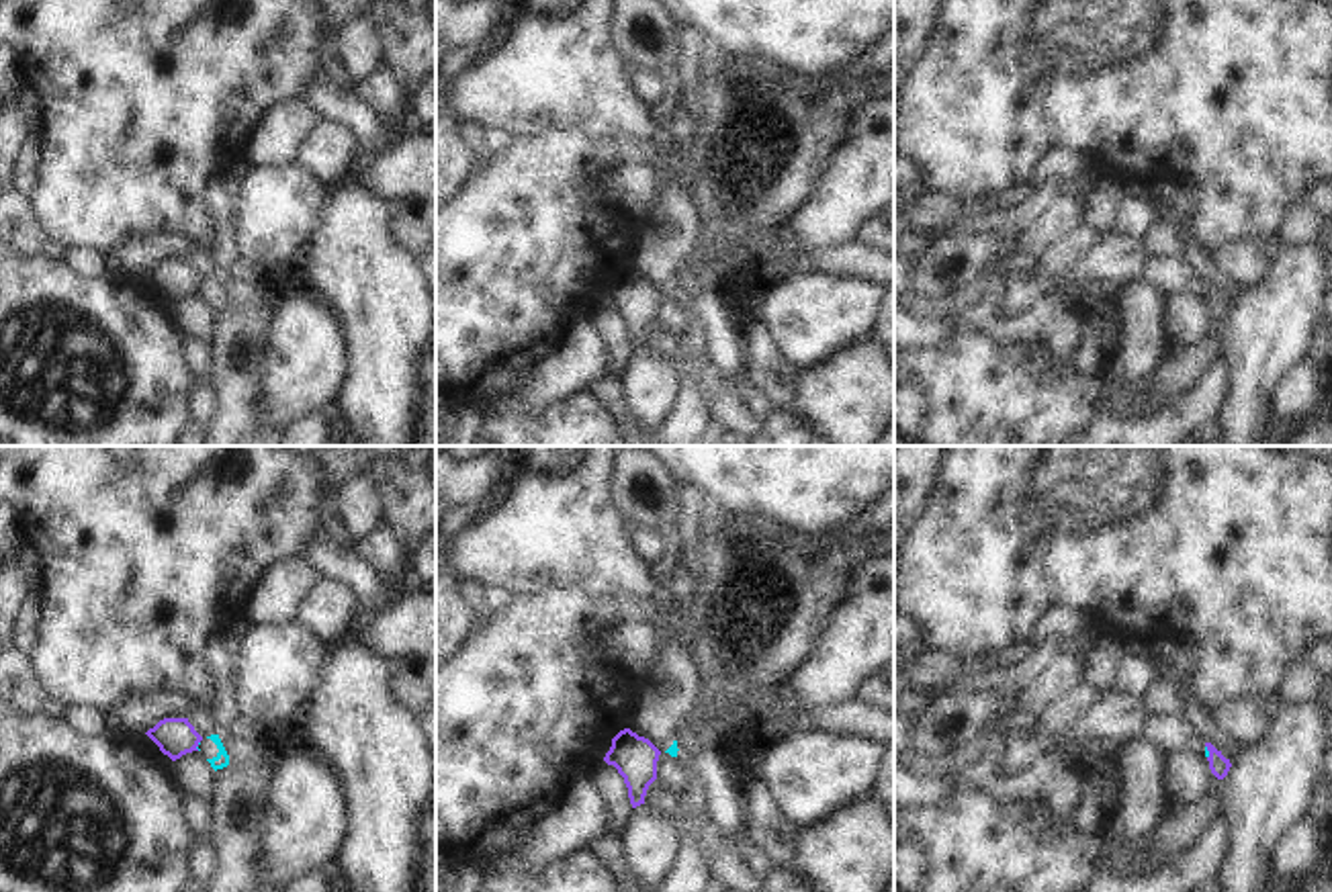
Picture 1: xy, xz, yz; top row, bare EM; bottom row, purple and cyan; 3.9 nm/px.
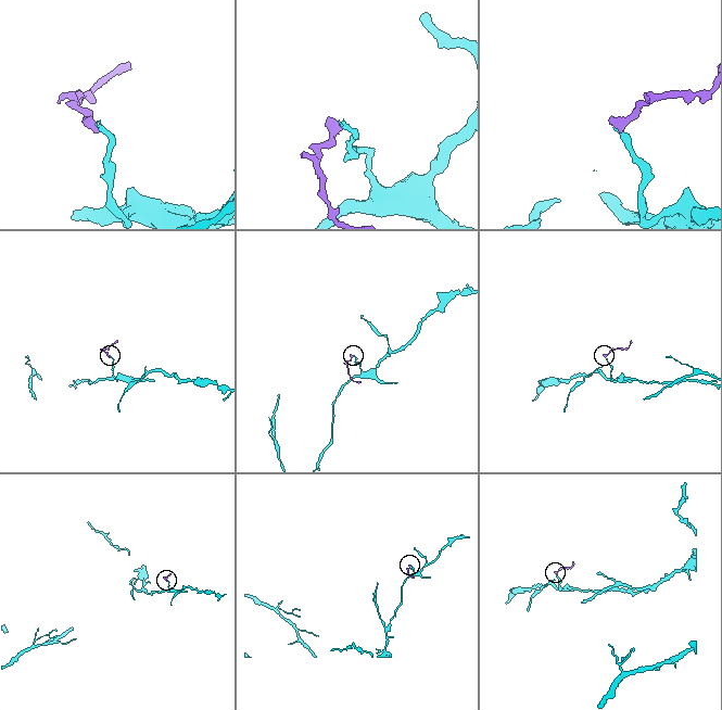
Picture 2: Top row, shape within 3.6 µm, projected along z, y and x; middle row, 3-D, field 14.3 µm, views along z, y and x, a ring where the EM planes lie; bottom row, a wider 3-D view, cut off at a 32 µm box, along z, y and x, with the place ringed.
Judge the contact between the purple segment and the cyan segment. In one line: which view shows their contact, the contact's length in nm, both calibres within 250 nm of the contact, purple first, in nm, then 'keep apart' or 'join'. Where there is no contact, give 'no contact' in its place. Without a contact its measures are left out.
yz | 60 nm | 80/20 nm | keep apart

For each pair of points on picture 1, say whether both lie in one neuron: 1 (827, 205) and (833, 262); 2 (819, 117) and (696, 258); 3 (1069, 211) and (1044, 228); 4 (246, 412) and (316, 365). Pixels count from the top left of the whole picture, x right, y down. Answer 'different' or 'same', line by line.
1: different
2: same
3: same
4: different

